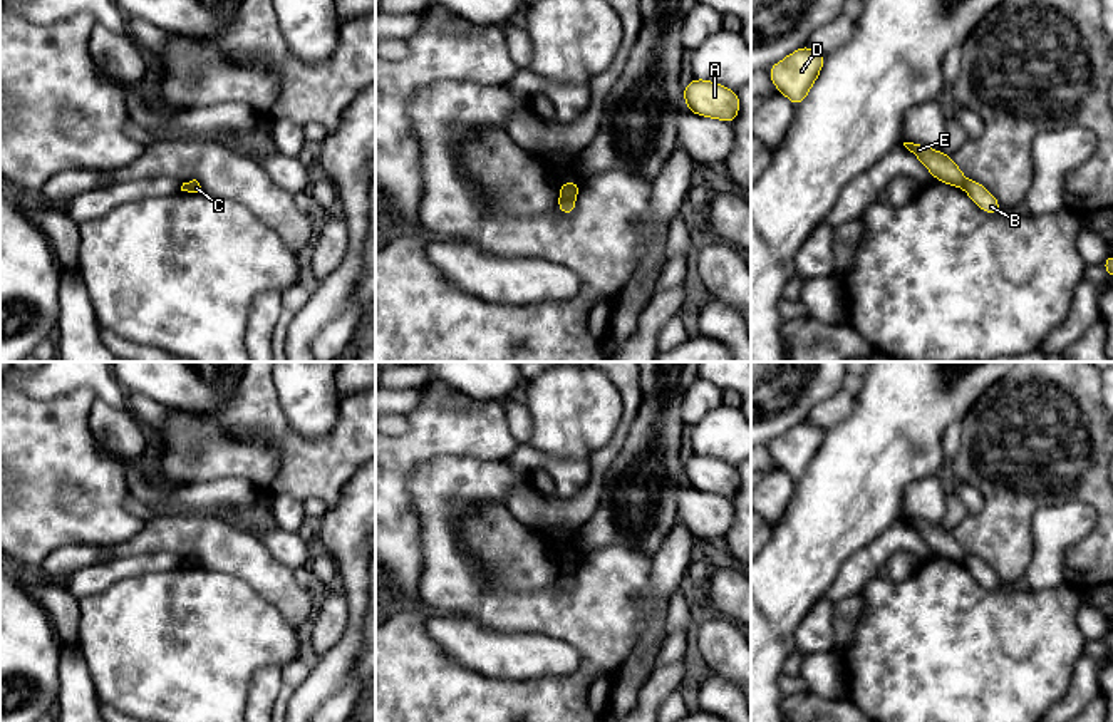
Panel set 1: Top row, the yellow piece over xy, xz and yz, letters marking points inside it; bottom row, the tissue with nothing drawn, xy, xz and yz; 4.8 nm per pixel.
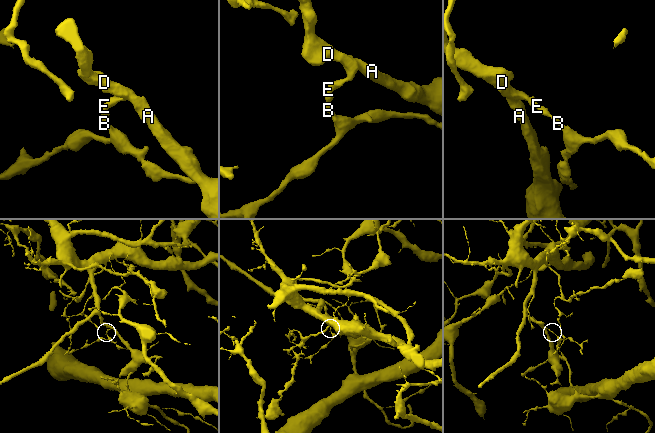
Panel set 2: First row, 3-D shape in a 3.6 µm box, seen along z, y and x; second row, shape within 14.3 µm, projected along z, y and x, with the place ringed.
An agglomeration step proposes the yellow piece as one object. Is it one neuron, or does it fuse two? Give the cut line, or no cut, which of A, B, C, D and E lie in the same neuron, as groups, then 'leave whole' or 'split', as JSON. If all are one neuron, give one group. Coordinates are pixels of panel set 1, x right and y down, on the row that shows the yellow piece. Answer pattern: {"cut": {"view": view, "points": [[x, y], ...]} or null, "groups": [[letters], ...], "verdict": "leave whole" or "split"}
{"cut": {"view": "xz", "points": [[572, 198], [560, 201]]}, "groups": [["A", "D", "E"], ["B", "C"]], "verdict": "split"}

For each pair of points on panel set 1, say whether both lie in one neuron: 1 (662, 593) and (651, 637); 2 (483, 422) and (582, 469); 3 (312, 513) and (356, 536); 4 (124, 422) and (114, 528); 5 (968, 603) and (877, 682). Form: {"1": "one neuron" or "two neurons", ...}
{"1": "one neuron", "2": "two neurons", "3": "two neurons", "4": "two neurons", "5": "one neuron"}

